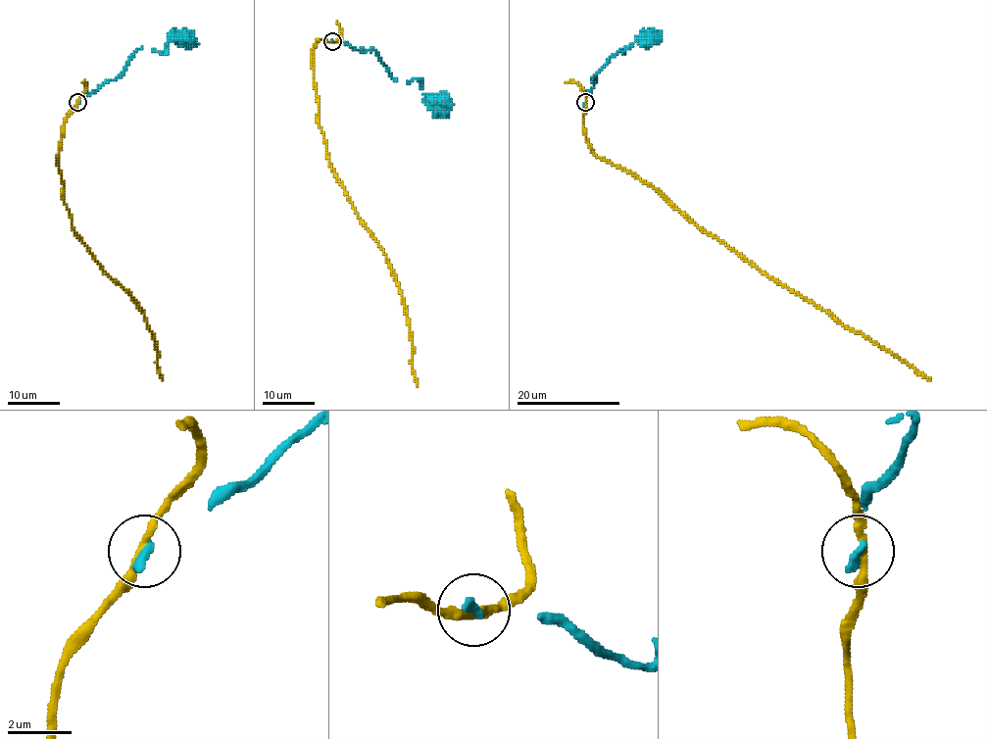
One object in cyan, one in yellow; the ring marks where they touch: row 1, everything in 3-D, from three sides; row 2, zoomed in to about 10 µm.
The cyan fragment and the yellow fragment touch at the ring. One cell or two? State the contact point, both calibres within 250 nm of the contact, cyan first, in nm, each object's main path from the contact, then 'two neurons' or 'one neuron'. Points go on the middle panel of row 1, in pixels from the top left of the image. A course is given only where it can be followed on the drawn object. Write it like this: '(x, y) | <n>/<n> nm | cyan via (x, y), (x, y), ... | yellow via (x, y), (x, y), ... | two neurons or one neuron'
(332, 41) | 280/200 nm | cyan via (332, 41), (346, 42), (357, 50), (373, 49), (396, 80), (419, 78), (425, 94), (430, 94), (442, 103) | yellow via (332, 42), (318, 40), (314, 46), (318, 125), (335, 177), (397, 282), (410, 331), (417, 387) | two neurons

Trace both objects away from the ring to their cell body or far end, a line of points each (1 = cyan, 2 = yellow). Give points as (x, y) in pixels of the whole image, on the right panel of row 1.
1: (585, 102), (586, 93), (594, 84), (593, 76), (610, 57), (624, 48), (622, 53), (647, 33)
2: (586, 102), (584, 133), (590, 149), (598, 157), (653, 185), (699, 226), (779, 283), (895, 354), (931, 379)

